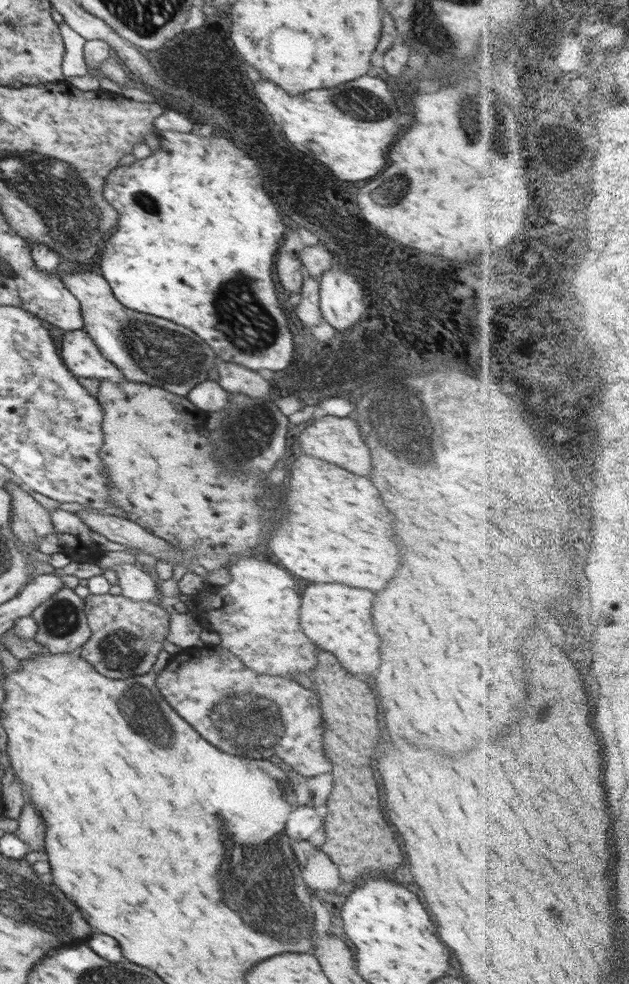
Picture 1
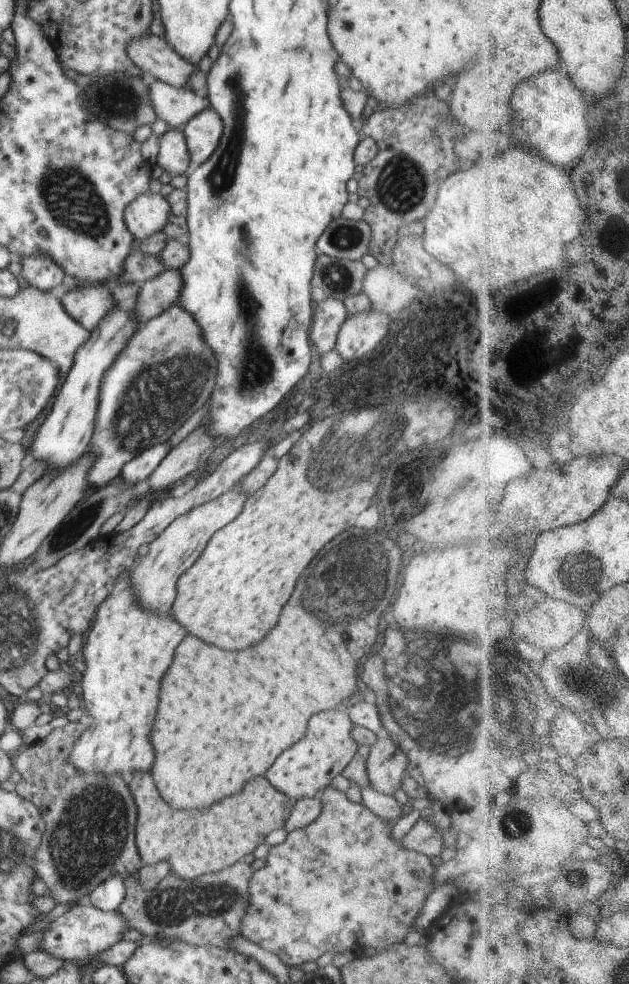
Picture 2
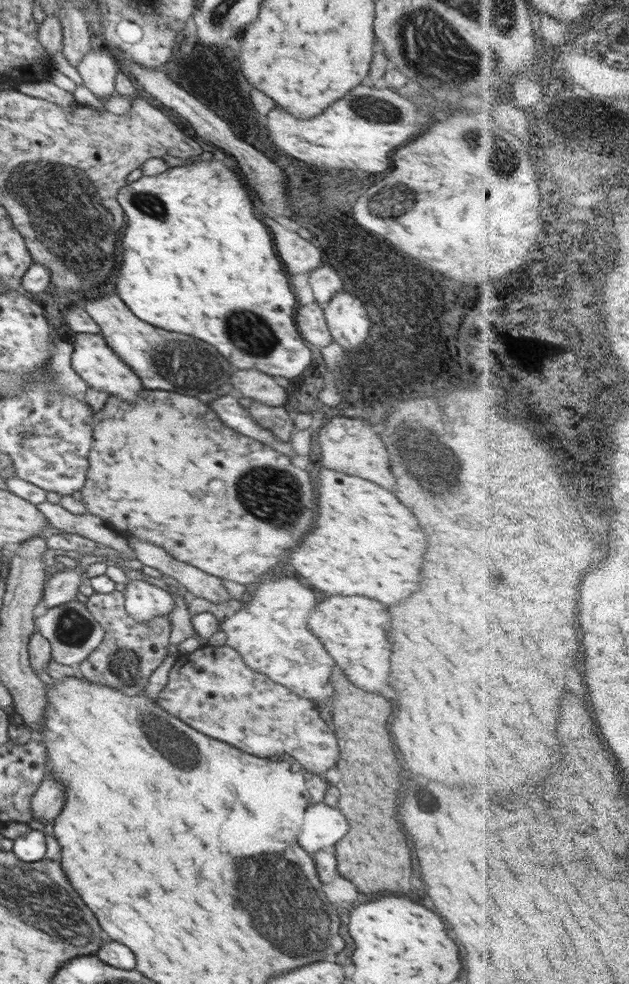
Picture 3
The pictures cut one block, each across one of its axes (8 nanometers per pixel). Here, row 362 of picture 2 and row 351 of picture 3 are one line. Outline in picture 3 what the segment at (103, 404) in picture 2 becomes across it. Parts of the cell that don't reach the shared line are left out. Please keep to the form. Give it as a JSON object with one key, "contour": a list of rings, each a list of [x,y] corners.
{"contour":[[[116,294],[86,299],[84,309],[100,327],[106,344],[134,371],[143,388],[194,397],[200,392],[215,392],[230,380],[234,367],[220,354],[216,356],[212,346],[198,338],[162,330],[140,320]]]}

